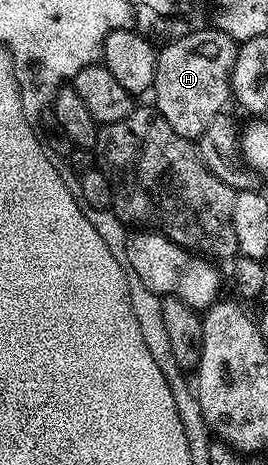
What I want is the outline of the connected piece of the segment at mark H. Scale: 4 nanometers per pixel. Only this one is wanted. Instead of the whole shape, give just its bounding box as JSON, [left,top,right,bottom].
[152,29,238,141]

